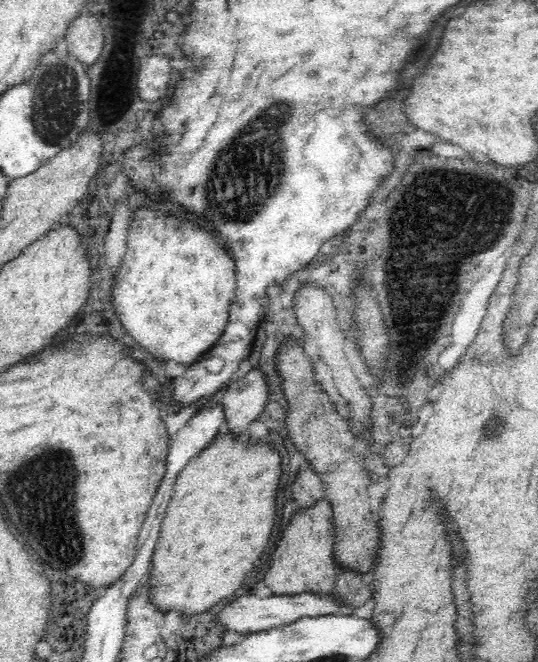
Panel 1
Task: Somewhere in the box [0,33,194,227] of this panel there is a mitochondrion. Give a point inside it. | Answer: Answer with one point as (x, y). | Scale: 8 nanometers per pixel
(58, 103)

